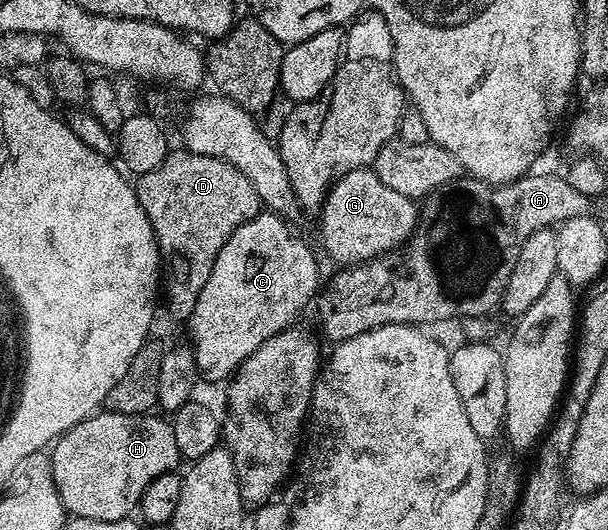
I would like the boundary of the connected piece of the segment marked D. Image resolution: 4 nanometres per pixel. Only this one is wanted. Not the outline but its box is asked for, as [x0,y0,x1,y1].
[136,148,260,319]

